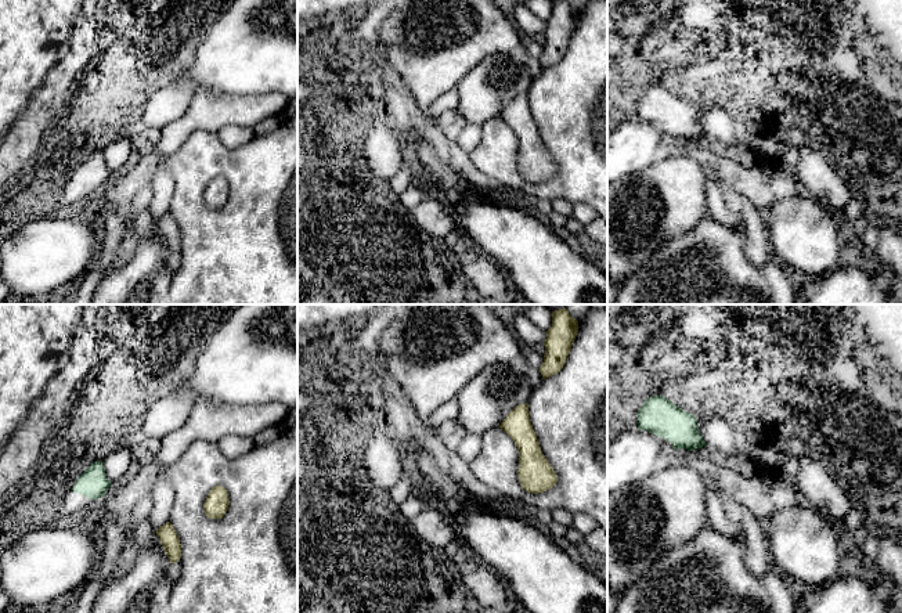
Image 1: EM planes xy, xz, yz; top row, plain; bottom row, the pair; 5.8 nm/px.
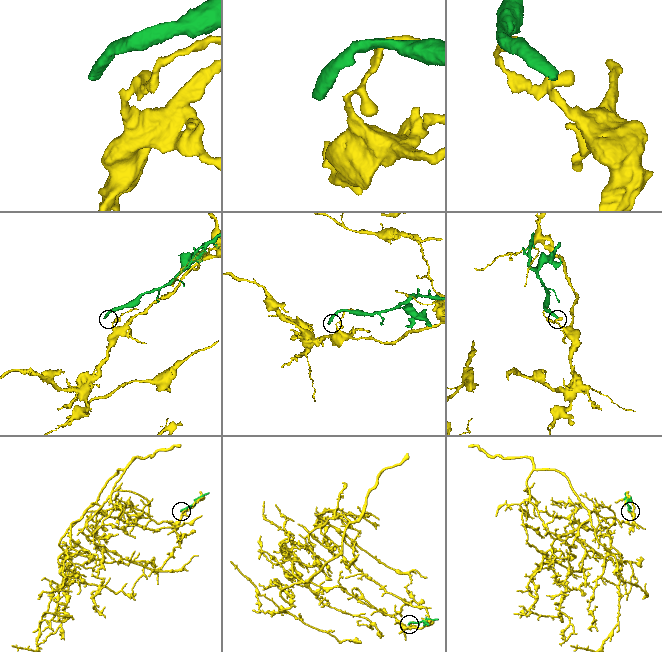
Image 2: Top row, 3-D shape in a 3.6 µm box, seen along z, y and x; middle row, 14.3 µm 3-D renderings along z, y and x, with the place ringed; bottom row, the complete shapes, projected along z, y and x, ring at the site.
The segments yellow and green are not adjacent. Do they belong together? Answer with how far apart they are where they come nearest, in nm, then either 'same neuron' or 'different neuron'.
360 nm apart; different neuron

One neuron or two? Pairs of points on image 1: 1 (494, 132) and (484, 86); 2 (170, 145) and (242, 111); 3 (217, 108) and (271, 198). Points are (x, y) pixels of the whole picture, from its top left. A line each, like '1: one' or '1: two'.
1: two
2: one
3: two

